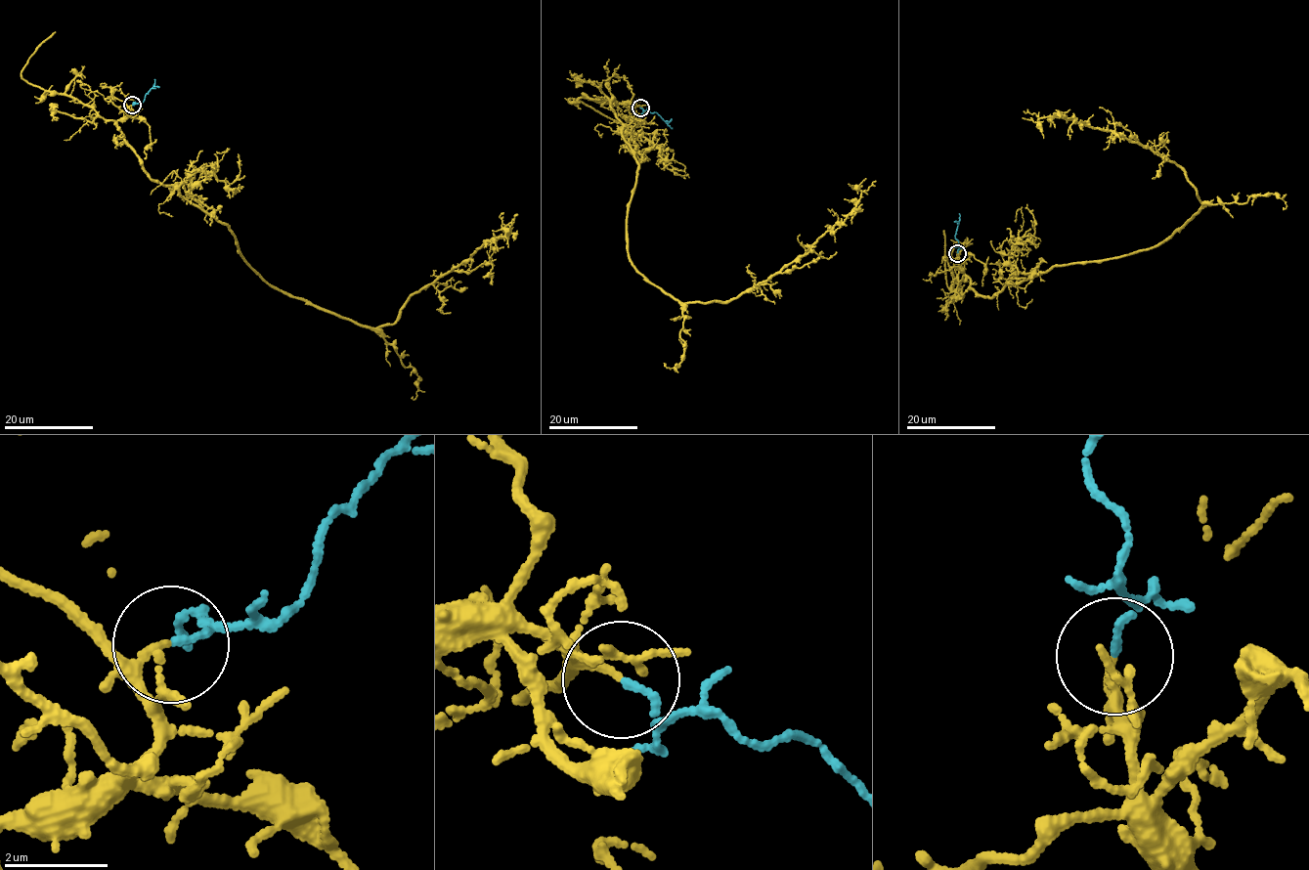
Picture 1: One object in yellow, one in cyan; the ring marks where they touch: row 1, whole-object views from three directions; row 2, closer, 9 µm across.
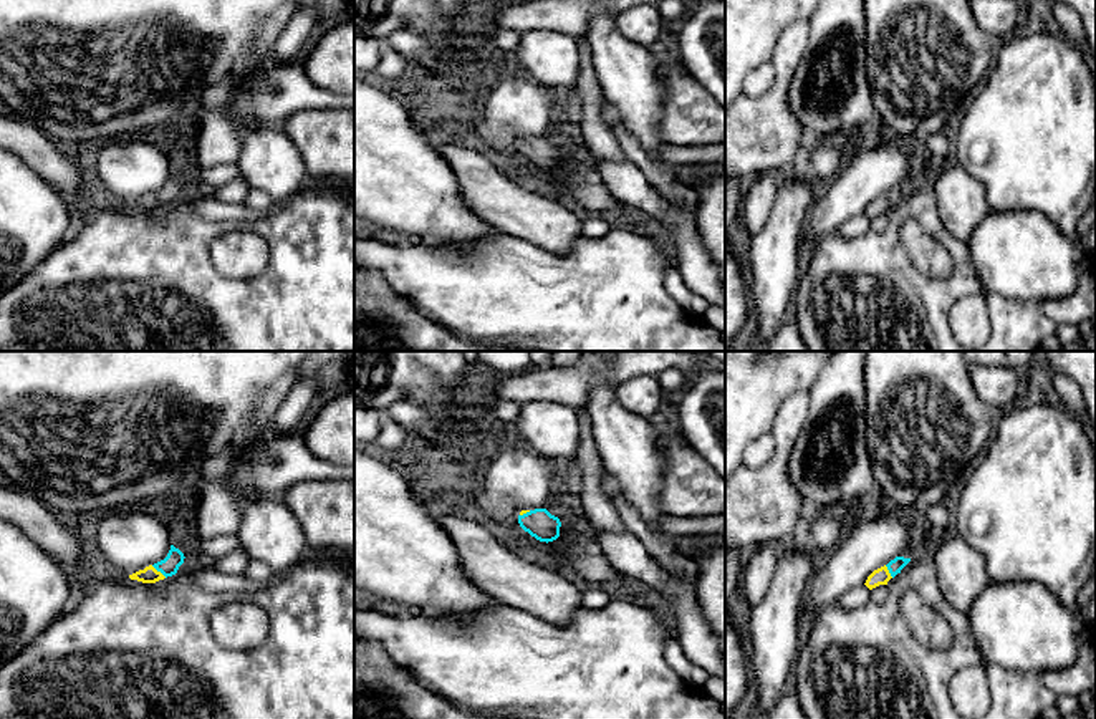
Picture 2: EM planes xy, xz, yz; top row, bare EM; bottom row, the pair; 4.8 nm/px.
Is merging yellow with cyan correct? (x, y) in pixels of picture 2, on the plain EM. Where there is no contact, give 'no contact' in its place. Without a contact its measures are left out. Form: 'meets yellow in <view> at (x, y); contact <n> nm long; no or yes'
meets yellow in xy at (159, 201); contact 100 nm long; yes

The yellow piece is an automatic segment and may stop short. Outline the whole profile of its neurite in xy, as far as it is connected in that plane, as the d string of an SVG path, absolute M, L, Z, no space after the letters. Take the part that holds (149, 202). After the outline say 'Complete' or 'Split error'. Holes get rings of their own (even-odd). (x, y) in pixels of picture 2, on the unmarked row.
M171 174L171 179L164 189L129 204L129 207L142 212L156 212L159 209L175 204L179 195L184 192L184 187L184 182Z. Split error

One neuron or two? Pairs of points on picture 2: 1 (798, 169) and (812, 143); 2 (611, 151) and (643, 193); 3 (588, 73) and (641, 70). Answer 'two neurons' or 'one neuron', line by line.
1: one neuron
2: two neurons
3: two neurons

